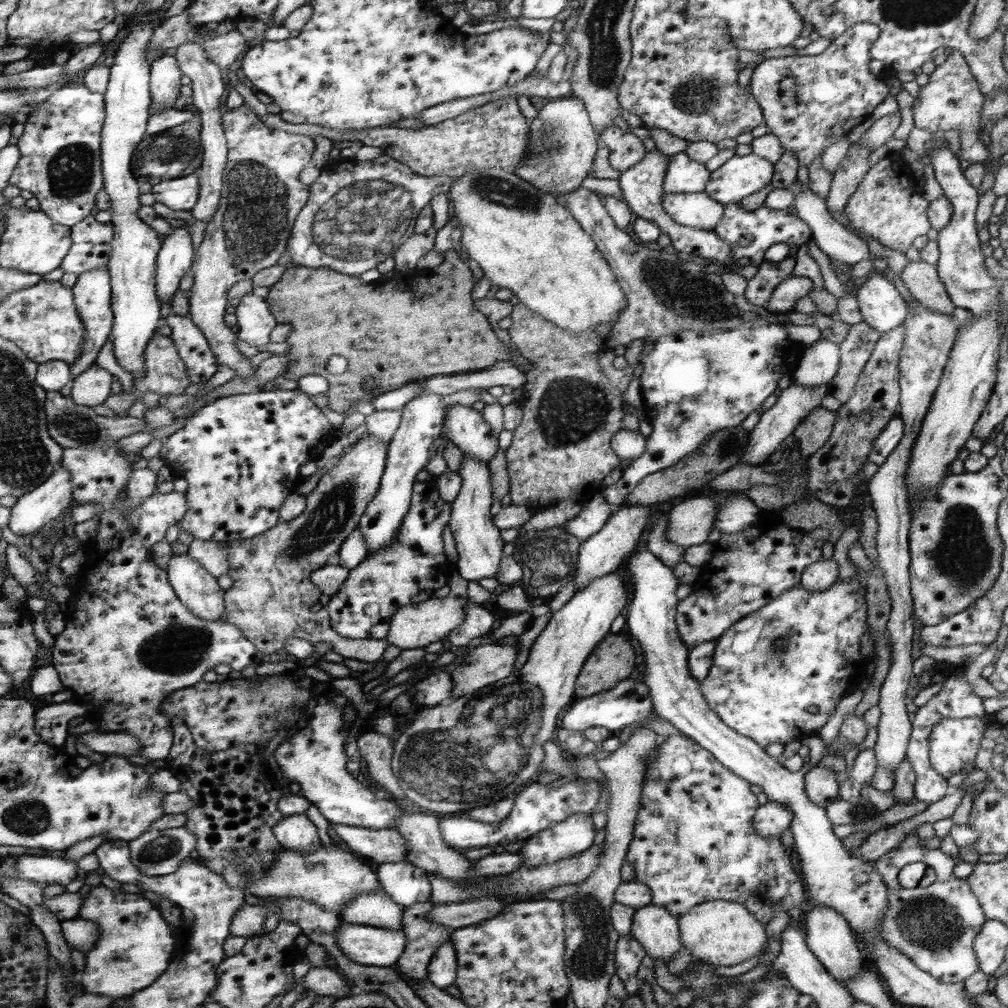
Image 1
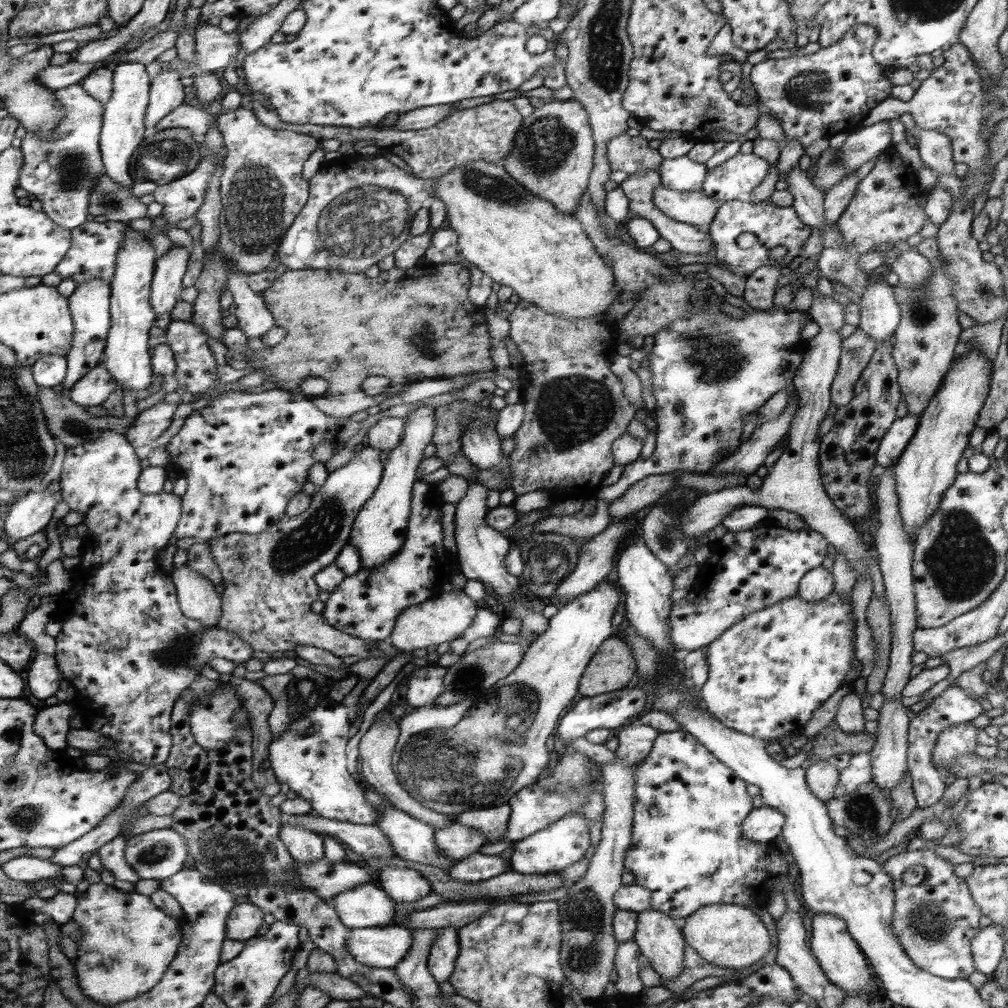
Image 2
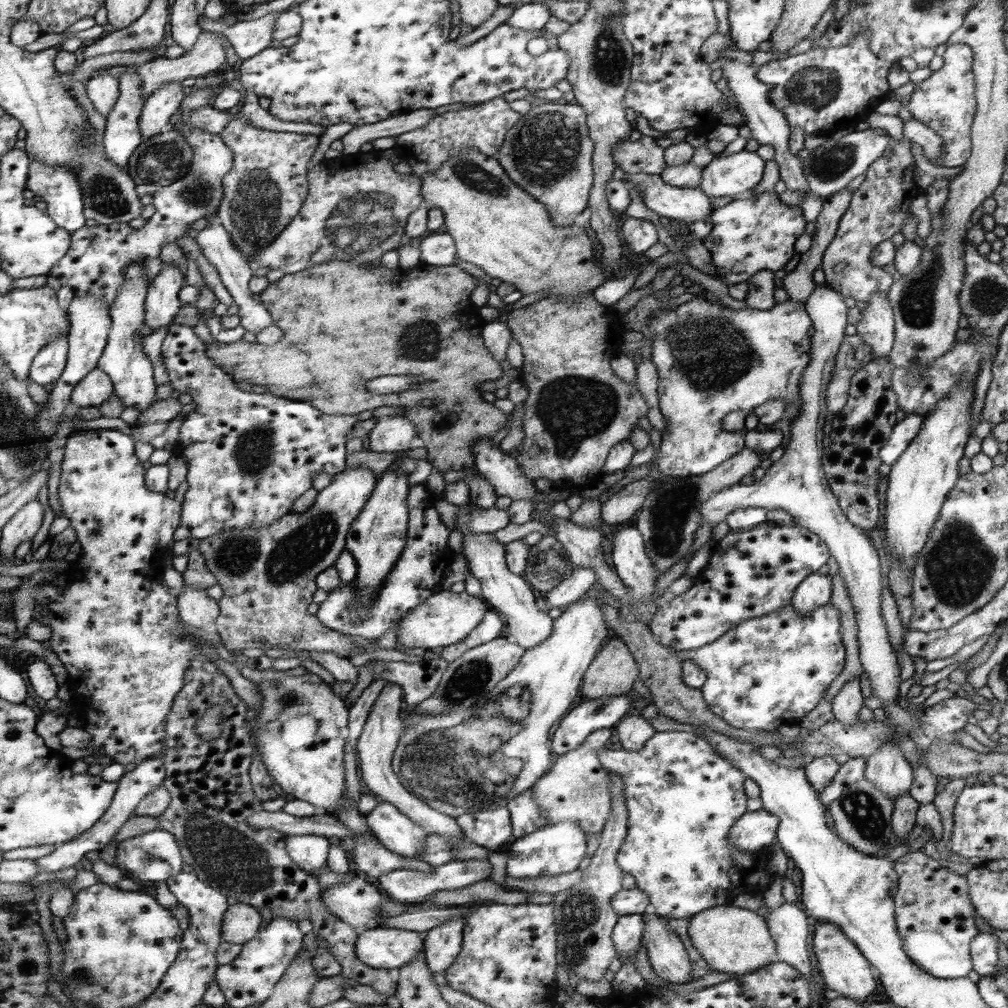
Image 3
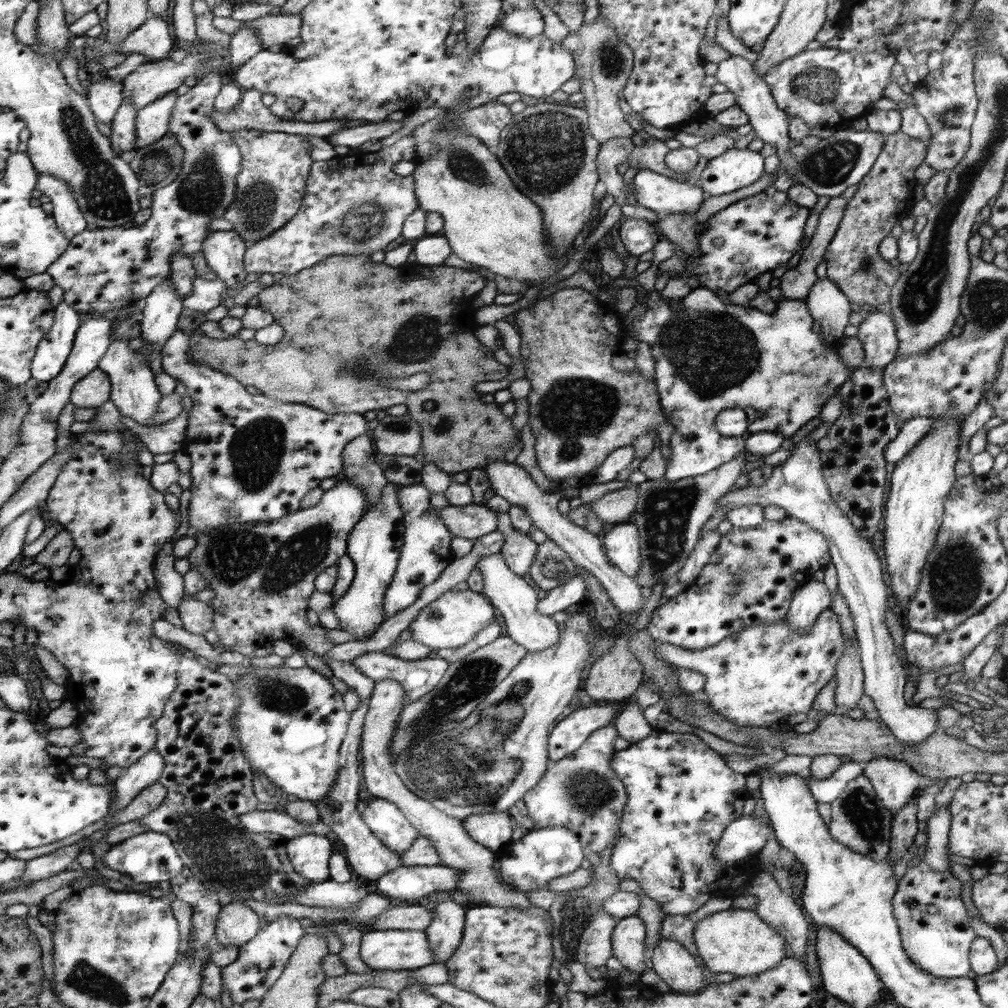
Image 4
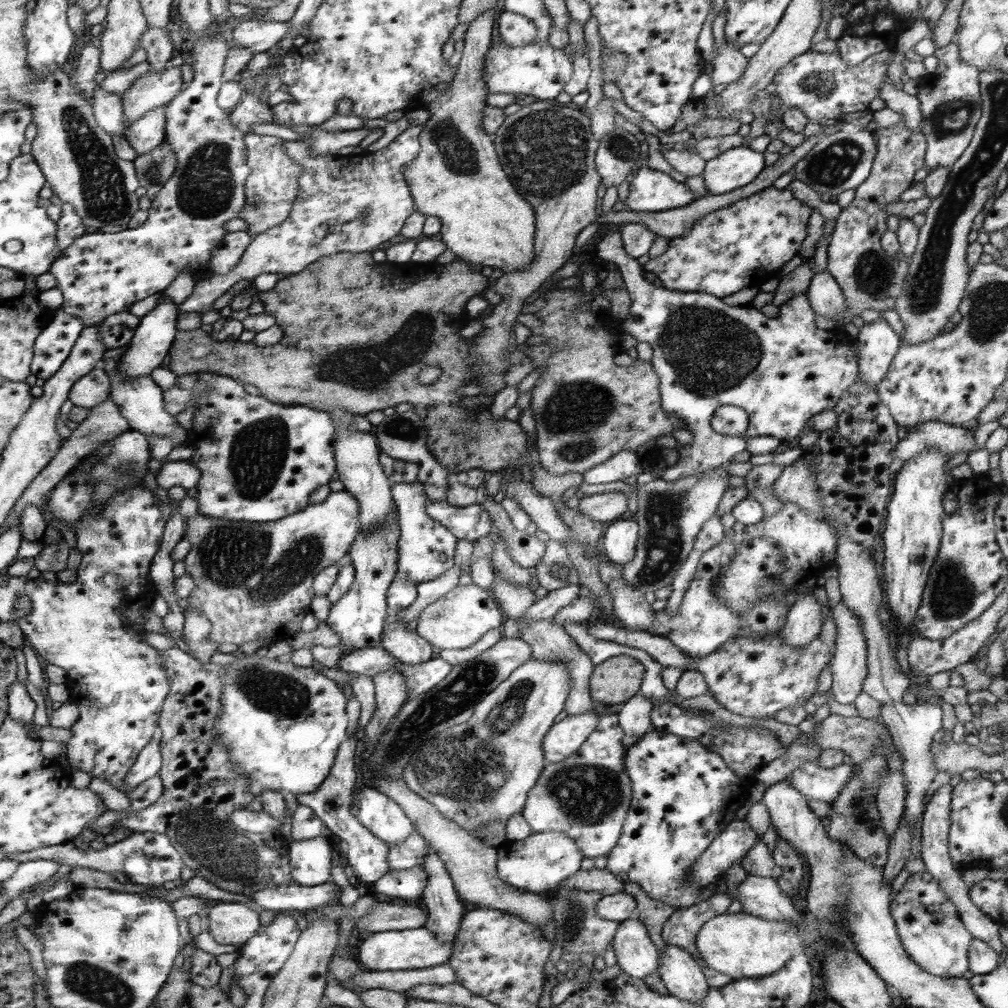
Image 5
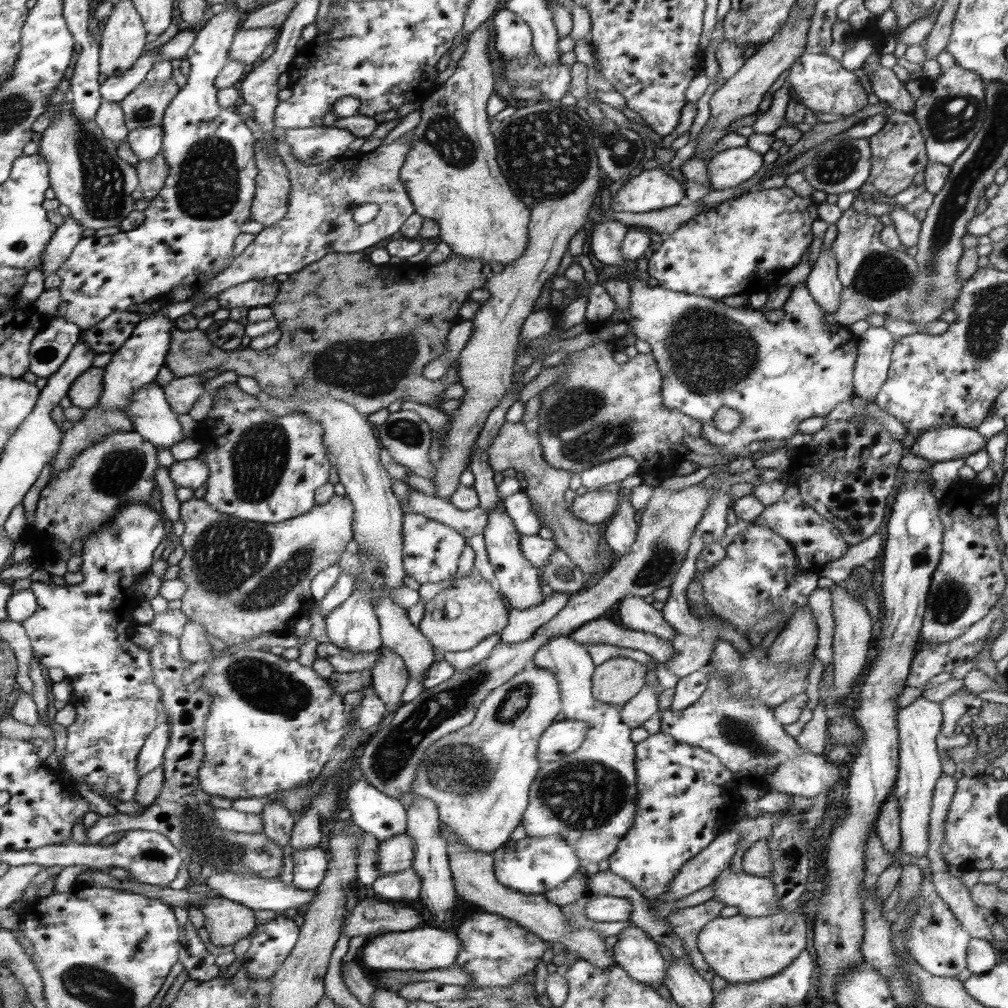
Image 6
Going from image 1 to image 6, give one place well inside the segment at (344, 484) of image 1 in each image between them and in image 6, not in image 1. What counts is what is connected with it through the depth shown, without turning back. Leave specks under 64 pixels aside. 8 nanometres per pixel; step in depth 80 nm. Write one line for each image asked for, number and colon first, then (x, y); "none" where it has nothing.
2: (269, 581)
3: (268, 575)
4: (263, 574)
5: (254, 581)
6: (245, 578)

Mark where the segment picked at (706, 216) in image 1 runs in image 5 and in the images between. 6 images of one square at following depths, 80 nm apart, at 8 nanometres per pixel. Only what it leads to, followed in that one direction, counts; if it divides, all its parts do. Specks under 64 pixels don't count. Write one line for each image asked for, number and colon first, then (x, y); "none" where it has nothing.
2: (696, 208)
3: (684, 204)
4: (664, 195)
5: (650, 190)

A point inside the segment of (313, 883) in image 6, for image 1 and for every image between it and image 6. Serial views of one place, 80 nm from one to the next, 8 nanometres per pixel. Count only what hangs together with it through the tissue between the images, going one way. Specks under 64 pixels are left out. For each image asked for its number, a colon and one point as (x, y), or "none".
1: (297, 832)
2: (306, 846)
3: (310, 853)
4: (310, 853)
5: (311, 860)

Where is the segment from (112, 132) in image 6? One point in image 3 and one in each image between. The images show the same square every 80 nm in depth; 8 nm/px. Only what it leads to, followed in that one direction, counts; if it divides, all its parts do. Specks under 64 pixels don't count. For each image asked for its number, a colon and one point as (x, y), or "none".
3: (103, 89)
4: (105, 95)
5: (107, 106)

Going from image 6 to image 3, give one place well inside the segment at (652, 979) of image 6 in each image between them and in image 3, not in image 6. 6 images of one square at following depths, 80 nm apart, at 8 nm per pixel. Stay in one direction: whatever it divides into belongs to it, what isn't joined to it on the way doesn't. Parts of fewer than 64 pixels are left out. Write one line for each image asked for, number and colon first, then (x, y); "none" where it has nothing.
3: (627, 932)
4: (627, 940)
5: (637, 956)

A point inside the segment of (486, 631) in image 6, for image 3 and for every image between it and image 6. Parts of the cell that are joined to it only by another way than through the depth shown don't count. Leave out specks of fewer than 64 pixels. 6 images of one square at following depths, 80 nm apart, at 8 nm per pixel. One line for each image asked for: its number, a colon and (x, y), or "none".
3: (446, 618)
4: (454, 619)
5: (460, 618)

